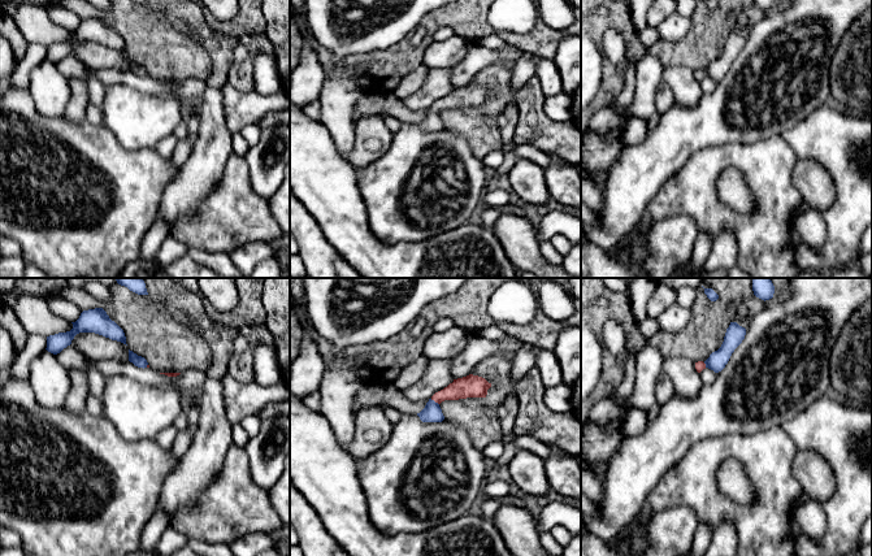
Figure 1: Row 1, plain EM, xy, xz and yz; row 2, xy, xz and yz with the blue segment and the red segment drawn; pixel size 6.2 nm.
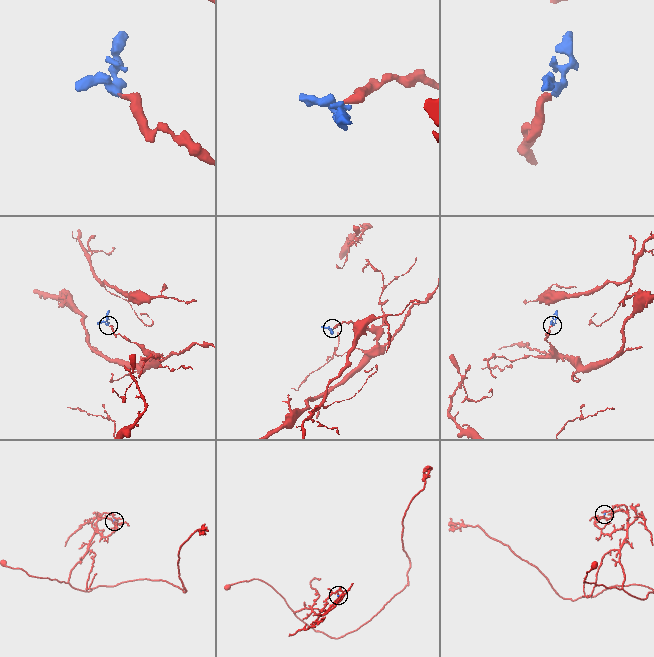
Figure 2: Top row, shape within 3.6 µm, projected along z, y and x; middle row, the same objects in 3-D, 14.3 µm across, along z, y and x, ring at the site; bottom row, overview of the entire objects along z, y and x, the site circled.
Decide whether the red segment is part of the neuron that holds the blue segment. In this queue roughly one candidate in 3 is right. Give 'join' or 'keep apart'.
join

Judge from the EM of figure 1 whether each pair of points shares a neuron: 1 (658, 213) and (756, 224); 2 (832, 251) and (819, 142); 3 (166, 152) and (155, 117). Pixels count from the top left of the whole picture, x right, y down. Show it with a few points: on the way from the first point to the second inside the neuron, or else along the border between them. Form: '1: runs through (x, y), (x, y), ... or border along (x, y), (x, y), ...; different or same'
1: runs through (682, 205), (703, 205), (714, 216), (732, 220); same
2: runs through (845, 224), (845, 169); same
3: border along (172, 133), (155, 148); different

